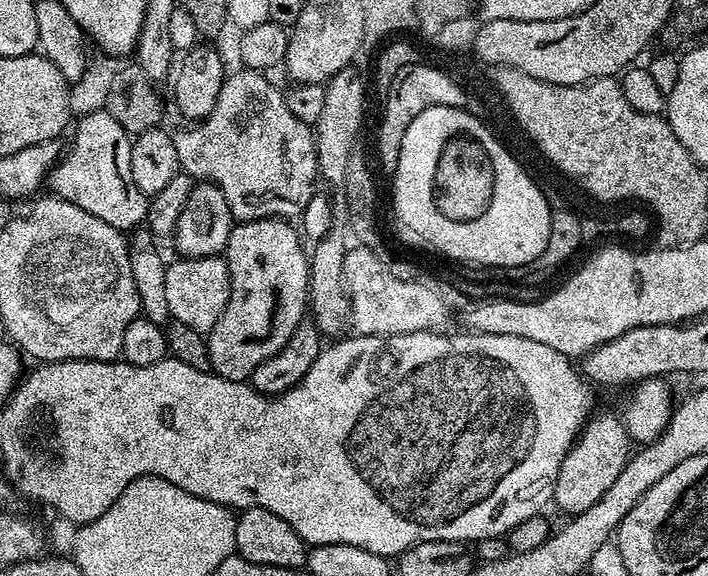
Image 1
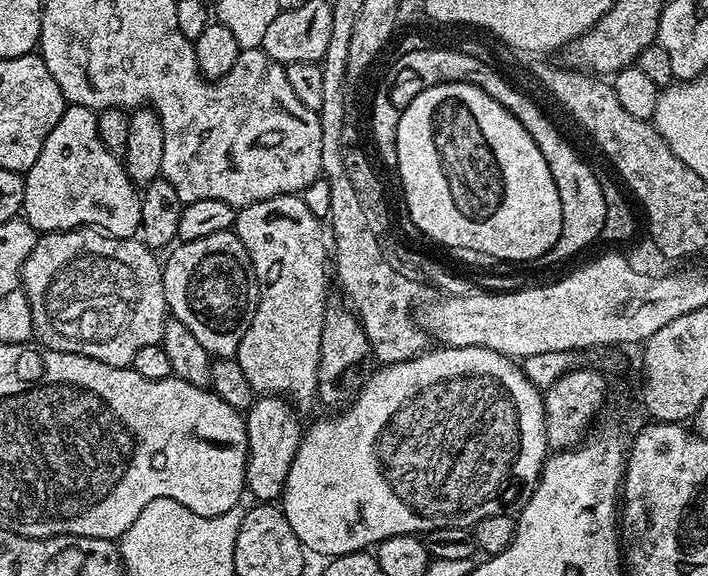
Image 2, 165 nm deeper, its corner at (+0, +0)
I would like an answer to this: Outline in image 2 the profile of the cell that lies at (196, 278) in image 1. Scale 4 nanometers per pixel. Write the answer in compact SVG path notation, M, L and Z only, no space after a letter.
M235 231L185 240L177 243L168 254L168 261L165 259L162 267L164 297L171 319L182 322L182 326L202 342L209 357L235 357L238 342L242 334L246 334L256 309L252 263Z

